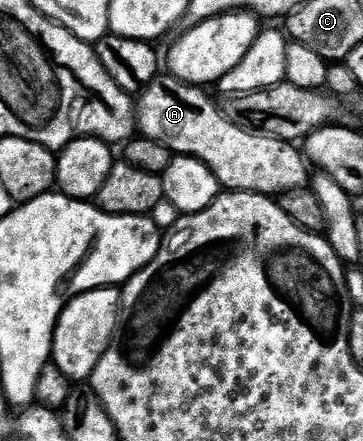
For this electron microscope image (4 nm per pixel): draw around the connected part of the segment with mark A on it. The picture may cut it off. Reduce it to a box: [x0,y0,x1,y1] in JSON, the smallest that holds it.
[136,72,310,196]

